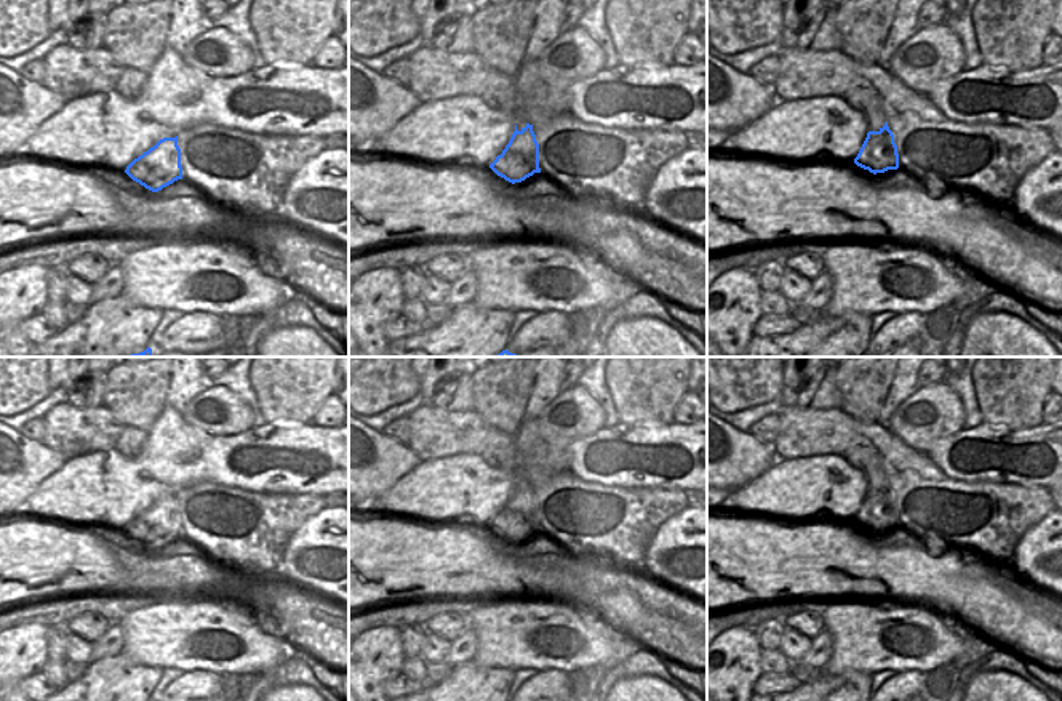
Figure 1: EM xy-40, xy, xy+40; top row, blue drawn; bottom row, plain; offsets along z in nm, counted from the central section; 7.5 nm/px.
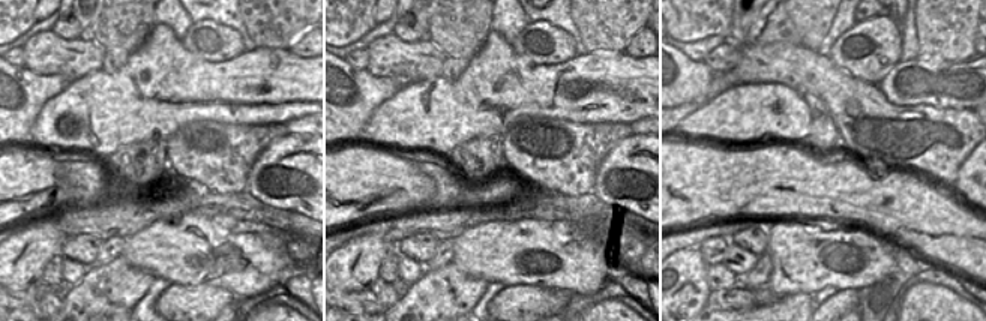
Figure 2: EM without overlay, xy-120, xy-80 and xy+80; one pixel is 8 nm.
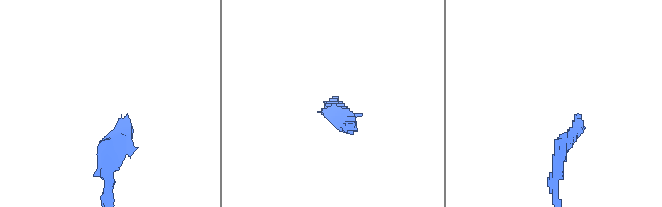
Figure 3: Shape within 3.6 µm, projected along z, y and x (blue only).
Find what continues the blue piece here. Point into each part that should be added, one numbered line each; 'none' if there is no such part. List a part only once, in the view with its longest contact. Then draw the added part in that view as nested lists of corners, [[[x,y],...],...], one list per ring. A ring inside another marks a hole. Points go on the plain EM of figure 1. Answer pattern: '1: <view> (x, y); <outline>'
1: xy+40 (861, 455); [[[857,437],[843,458],[865,477],[868,490],[880,490],[884,485],[886,475],[881,469],[881,459],[870,440]]]

